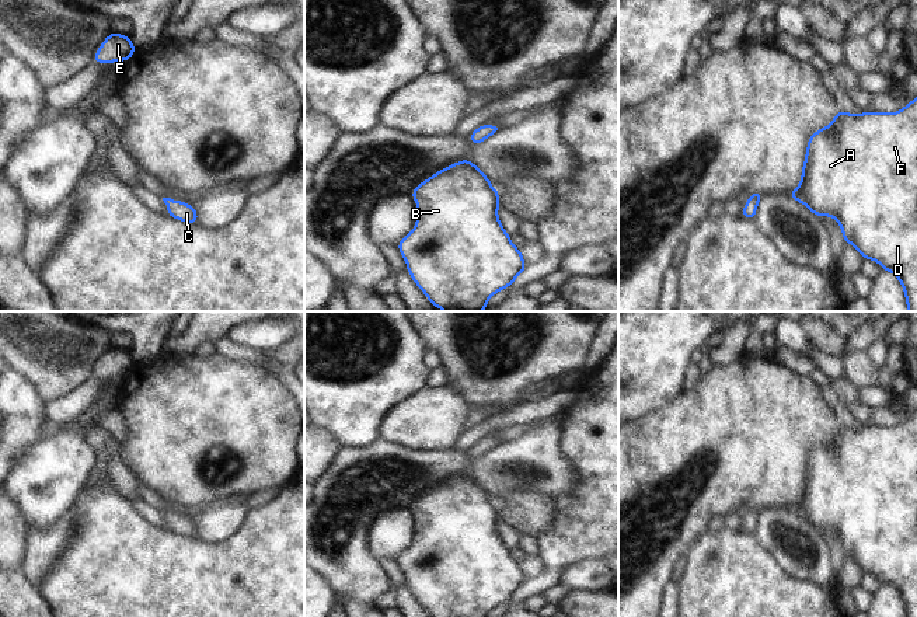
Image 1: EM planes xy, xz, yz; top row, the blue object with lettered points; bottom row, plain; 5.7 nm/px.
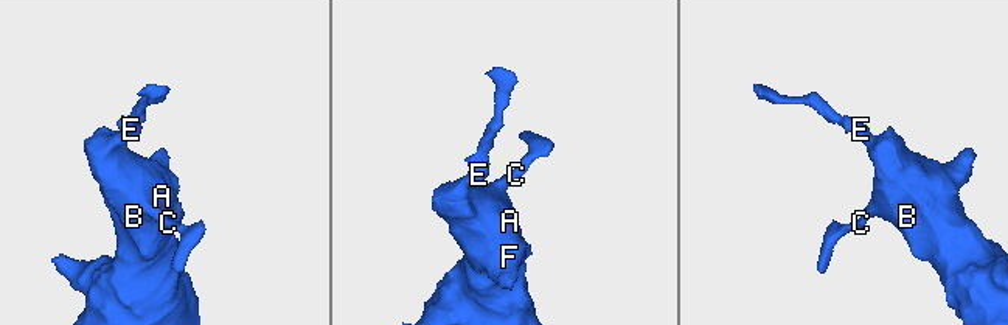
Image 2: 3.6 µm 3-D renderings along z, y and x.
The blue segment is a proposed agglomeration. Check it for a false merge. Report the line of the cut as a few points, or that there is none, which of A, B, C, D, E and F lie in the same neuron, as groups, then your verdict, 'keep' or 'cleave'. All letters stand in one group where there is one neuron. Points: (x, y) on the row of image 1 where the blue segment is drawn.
no cut; A B C D E F; keep

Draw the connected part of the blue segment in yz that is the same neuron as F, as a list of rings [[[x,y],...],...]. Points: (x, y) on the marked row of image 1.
[[[917,97],[897,112],[860,112],[857,115],[838,111],[833,121],[810,135],[802,165],[801,182],[789,192],[789,196],[805,205],[815,216],[836,219],[844,238],[844,244],[855,247],[864,259],[875,261],[882,271],[892,272],[903,287],[907,311],[917,311]]]

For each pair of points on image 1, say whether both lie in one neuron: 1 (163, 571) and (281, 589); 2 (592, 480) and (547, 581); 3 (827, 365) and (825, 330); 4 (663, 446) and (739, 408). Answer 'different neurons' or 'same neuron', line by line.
1: same neuron
2: same neuron
3: different neurons
4: same neuron

